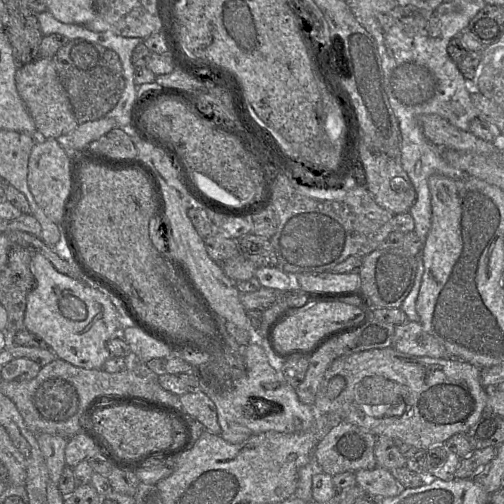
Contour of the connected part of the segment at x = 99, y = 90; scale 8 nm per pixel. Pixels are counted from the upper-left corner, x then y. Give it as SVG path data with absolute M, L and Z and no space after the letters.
M74 39L61 47L52 60L78 124L105 117L118 103L125 87L125 79L121 62L114 51L94 42Z

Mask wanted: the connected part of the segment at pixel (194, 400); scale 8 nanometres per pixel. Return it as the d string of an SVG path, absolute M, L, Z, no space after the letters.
M202 390L179 396L178 406L186 413L200 421L210 433L221 434L214 402Z

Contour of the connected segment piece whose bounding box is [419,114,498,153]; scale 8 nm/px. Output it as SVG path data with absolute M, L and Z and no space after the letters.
M424 114L419 117L424 136L441 149L487 153L498 148L493 142L484 141L470 131L463 131L437 114Z

